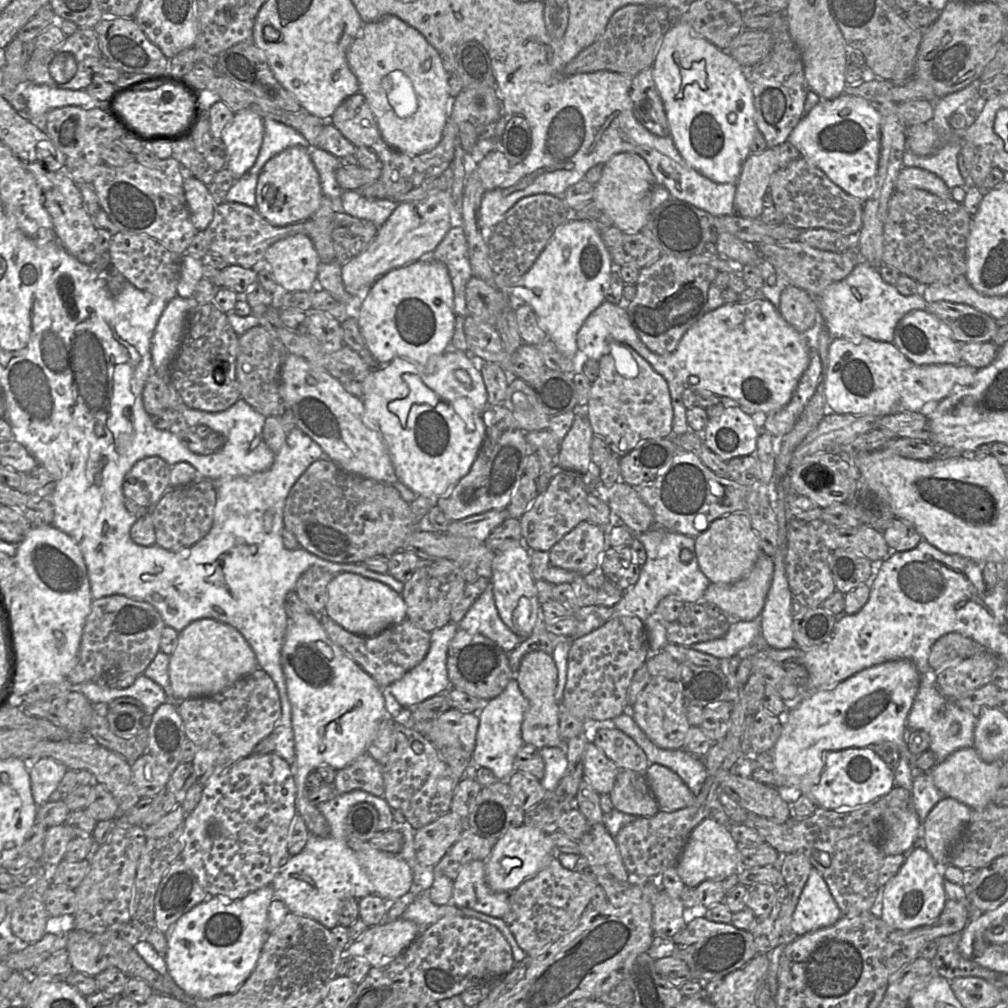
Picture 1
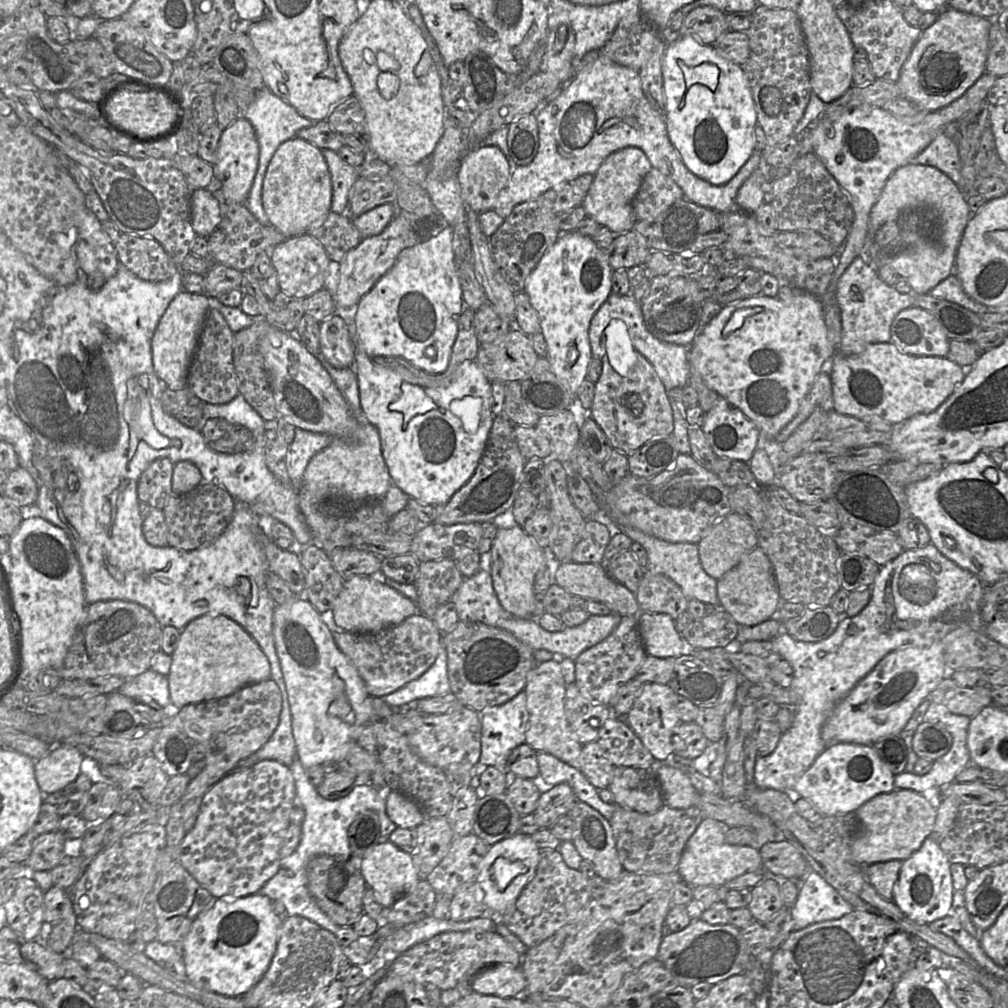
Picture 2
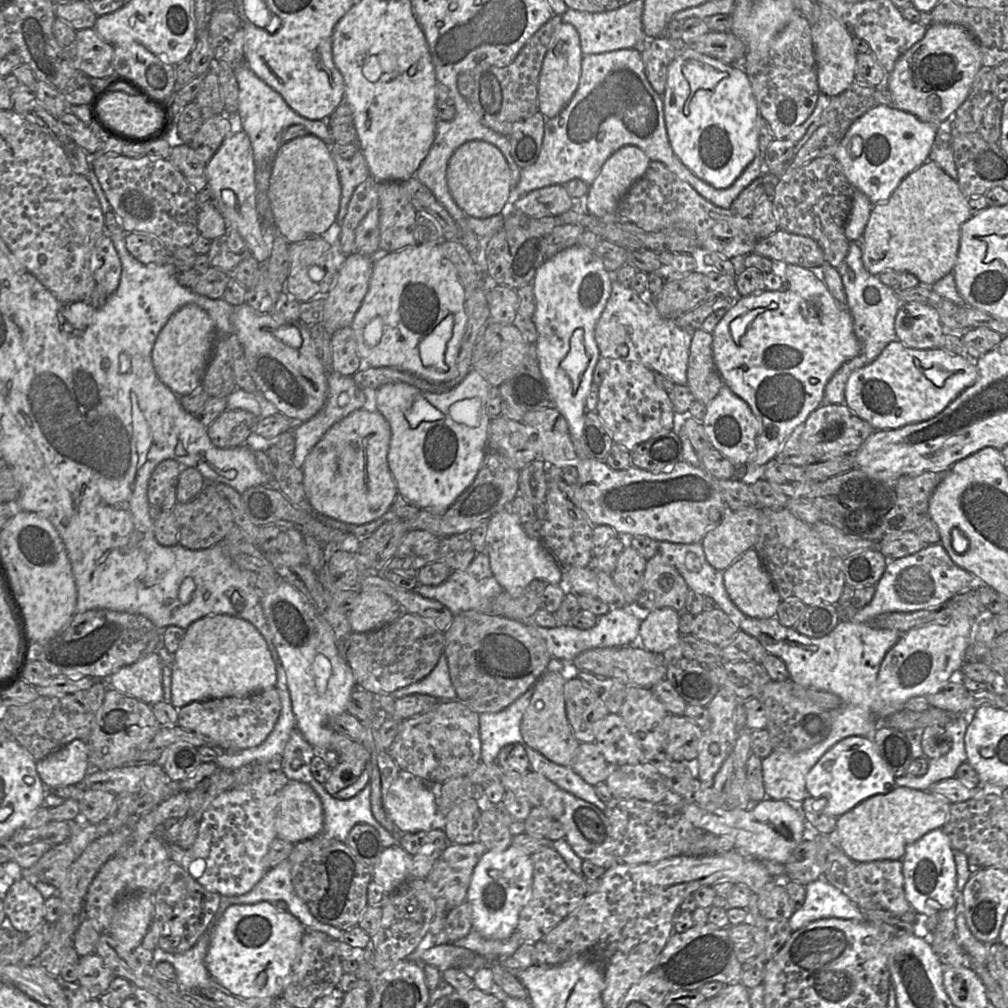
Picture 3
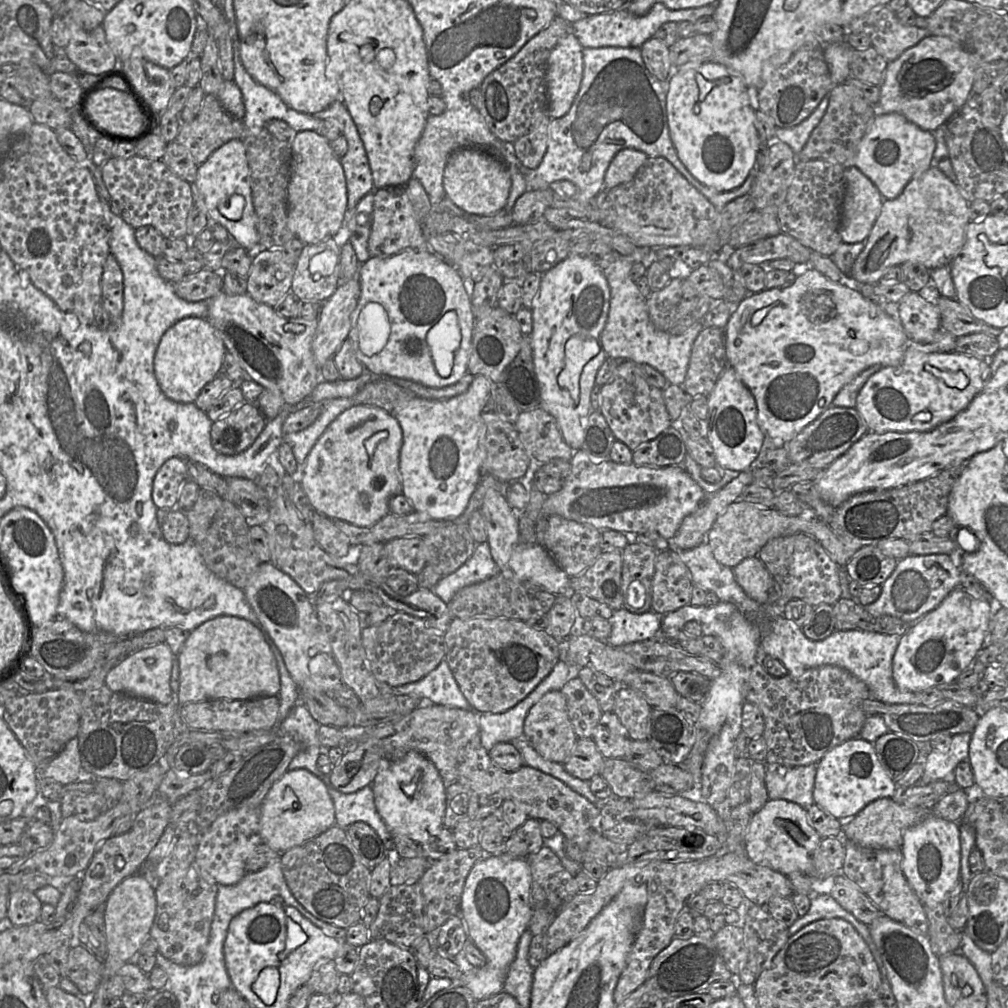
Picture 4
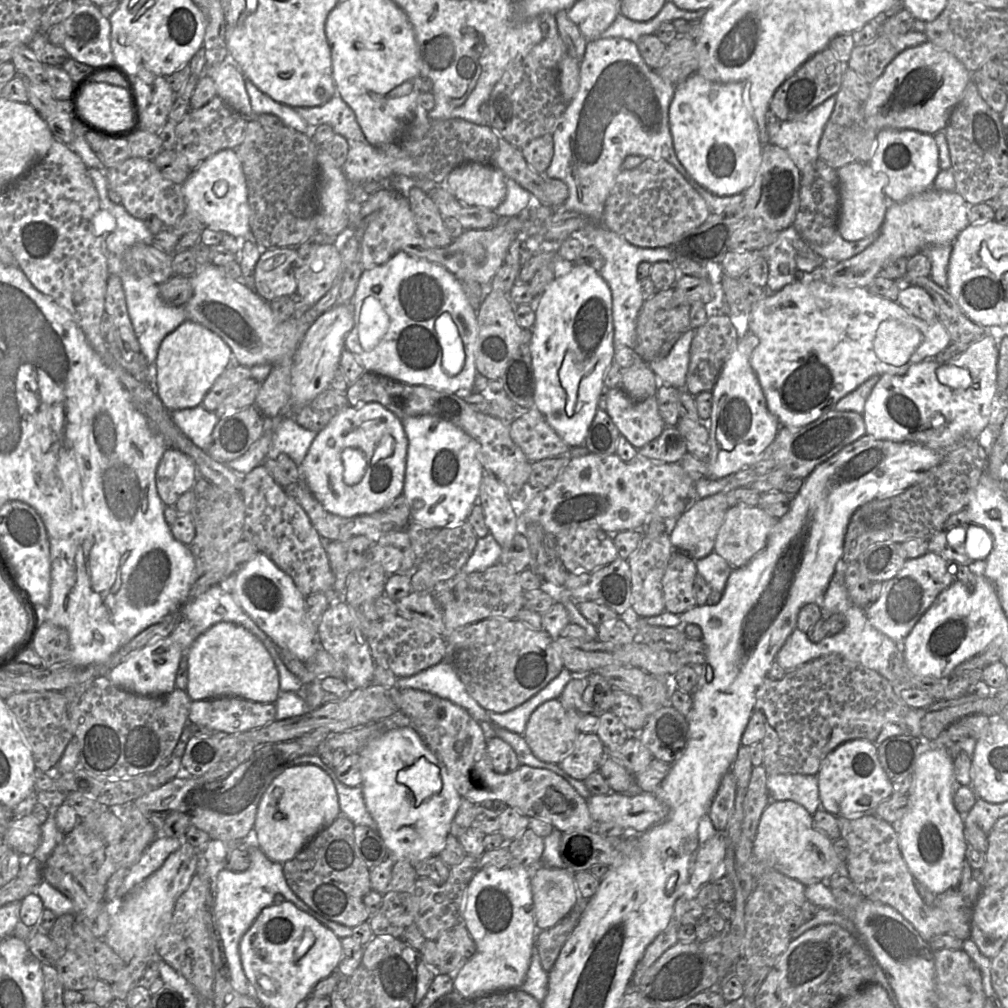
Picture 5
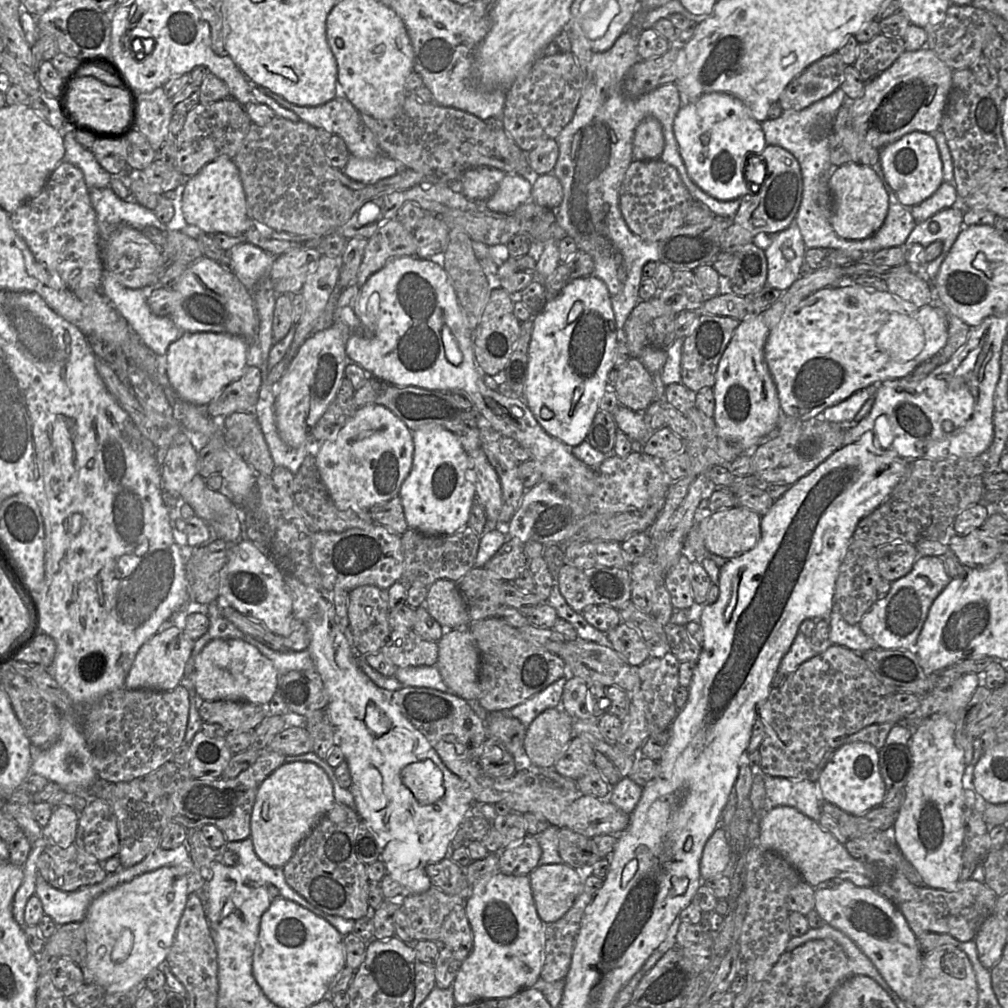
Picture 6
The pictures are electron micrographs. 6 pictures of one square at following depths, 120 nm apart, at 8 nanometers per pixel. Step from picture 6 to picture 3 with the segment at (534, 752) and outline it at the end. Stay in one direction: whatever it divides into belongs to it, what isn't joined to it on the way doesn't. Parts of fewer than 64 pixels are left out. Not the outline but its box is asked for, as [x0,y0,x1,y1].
[521,671,580,767]

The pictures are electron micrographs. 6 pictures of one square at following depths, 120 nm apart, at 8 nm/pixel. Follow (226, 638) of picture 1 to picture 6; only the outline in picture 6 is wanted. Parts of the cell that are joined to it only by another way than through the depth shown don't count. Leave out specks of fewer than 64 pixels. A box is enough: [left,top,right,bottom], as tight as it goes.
[193,639,278,706]

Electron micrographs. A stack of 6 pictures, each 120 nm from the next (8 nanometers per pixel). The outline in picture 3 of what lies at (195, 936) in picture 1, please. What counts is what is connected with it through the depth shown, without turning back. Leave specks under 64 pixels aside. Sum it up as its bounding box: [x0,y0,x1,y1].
[205,902,306,998]

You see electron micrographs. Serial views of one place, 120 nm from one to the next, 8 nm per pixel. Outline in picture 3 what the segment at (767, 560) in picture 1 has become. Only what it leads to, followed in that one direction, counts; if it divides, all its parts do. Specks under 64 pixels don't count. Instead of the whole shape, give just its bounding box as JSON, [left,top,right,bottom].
[723,548,782,619]

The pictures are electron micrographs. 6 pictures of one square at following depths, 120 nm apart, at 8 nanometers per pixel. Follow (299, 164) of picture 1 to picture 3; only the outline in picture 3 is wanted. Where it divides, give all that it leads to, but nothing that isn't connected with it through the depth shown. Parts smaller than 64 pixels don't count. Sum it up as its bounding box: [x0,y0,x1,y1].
[268,134,341,242]

